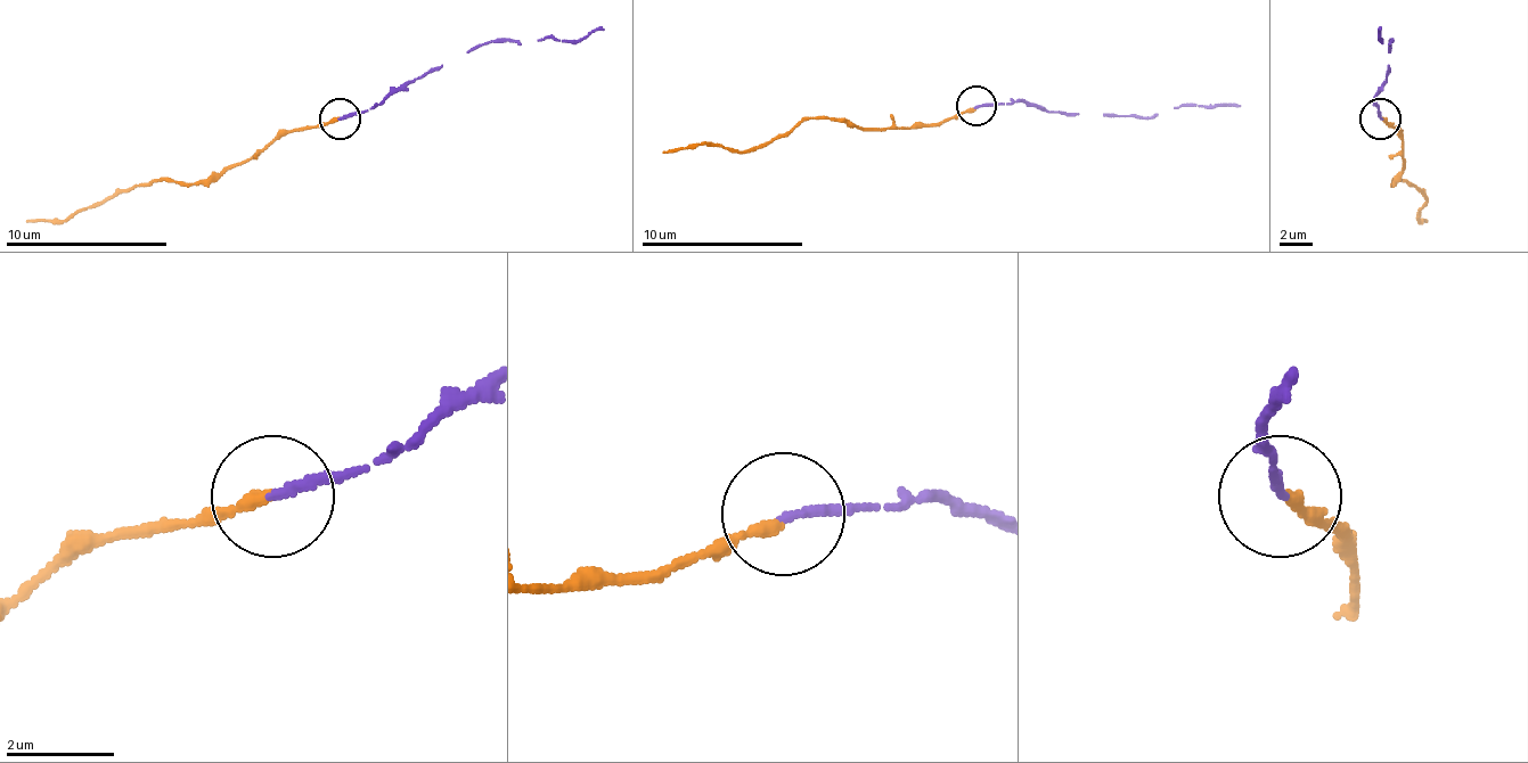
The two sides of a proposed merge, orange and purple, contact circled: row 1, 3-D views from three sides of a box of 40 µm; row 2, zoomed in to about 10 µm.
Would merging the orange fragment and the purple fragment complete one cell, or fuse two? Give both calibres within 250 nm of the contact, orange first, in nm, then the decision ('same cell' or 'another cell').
calibres 220 and 180 nm; same cell

